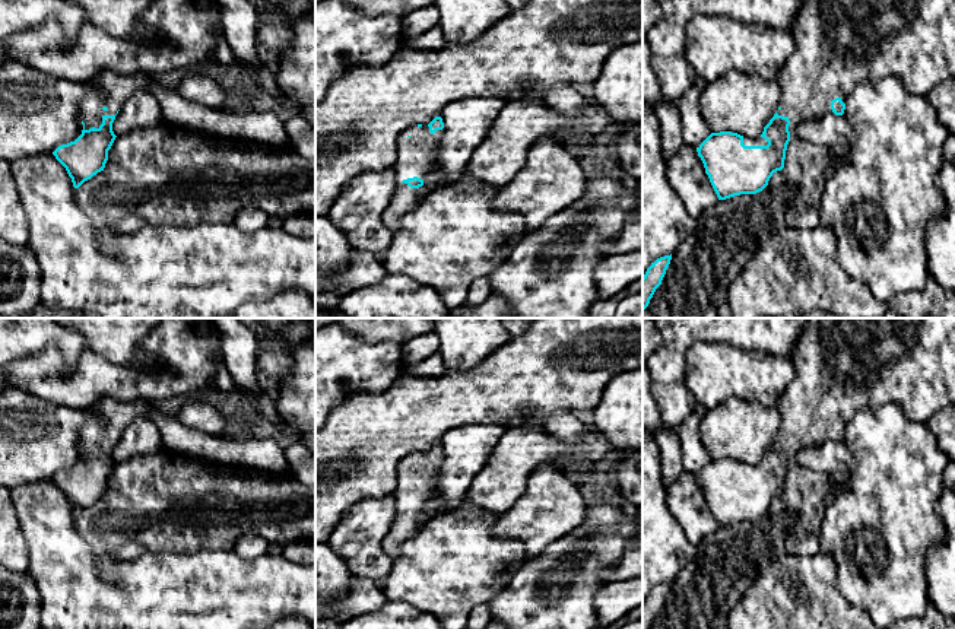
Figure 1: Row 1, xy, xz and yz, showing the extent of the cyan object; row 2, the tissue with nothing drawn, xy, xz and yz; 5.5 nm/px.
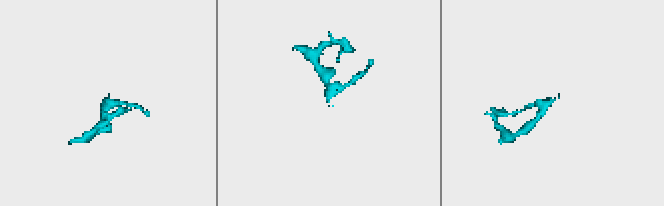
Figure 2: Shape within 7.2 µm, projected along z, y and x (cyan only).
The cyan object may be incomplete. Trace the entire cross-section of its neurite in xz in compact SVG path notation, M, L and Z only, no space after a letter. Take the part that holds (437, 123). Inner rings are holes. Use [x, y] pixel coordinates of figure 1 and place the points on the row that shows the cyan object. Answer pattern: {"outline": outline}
{"outline": "M435 117L429 124L409 127L396 142L391 165L396 188L383 213L383 222L393 234L400 231L402 217L418 207L423 180L435 171L442 128L442 118Z"}

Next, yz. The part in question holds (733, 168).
{"outline": "M803 0L791 29L796 51L775 77L780 88L778 109L761 136L743 137L732 131L711 133L698 147L705 174L718 197L762 191L774 172L784 168L793 130L805 121L843 115L848 95L863 82L898 77L910 93L927 93L945 80L955 79L955 0Z"}

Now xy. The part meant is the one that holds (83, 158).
{"outline": "M104 70L91 85L102 92L89 90L80 104L82 134L67 144L58 146L53 155L66 168L73 187L104 171L115 134L112 123L123 102L134 92L149 89L158 99L164 121L215 137L250 140L267 146L285 146L285 123L275 111L232 112L213 109L193 102L180 93L159 86L152 76L143 73L120 76Z"}

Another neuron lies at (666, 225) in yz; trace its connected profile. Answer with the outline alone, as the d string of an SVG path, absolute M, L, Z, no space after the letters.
M643 102L643 277L657 258L673 254L695 229L697 219L688 215L667 181L656 109Z

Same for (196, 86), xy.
M197 70L184 73L177 93L213 109L226 109L231 104L225 95L225 85Z

